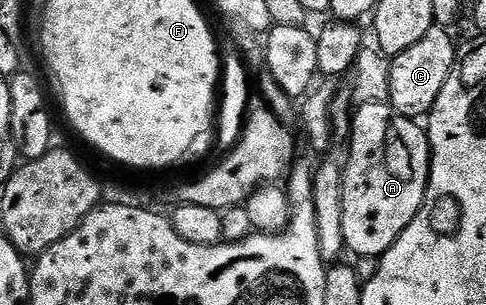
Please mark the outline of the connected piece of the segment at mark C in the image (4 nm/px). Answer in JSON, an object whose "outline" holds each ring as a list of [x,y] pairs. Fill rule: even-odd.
{"outline":[[[435,25],[427,33],[427,37],[423,37],[423,41],[411,45],[411,49],[403,53],[392,56],[389,69],[391,89],[388,102],[400,115],[405,115],[414,121],[428,116],[439,93],[443,93],[443,85],[459,58],[459,47],[453,44],[453,39],[449,34],[446,28]]]}

